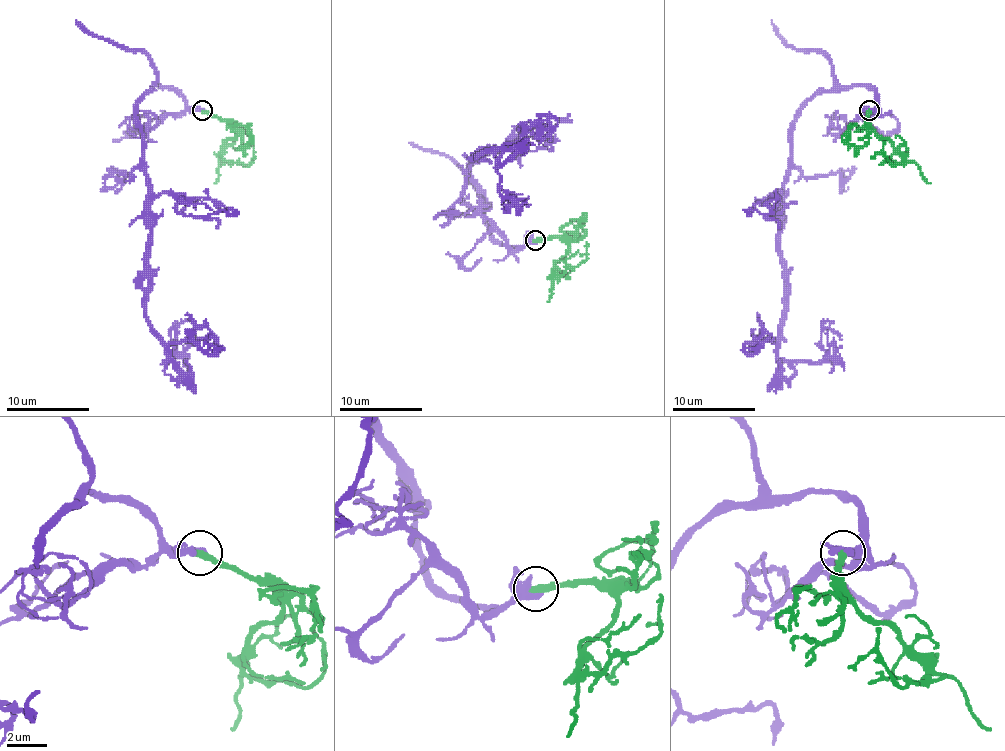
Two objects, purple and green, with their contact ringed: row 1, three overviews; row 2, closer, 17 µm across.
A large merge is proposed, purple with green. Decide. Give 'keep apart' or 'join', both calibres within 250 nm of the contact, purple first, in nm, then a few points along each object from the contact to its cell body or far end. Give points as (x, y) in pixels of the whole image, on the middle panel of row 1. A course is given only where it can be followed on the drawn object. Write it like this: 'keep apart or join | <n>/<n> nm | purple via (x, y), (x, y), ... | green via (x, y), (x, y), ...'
join | 380/360 nm | purple via (535, 242), (510, 248), (493, 237), (469, 167), (481, 151), (481, 159), (500, 149), (510, 213) | green via (535, 239), (561, 237), (568, 244), (568, 252), (553, 264), (580, 264), (586, 254), (580, 256)

